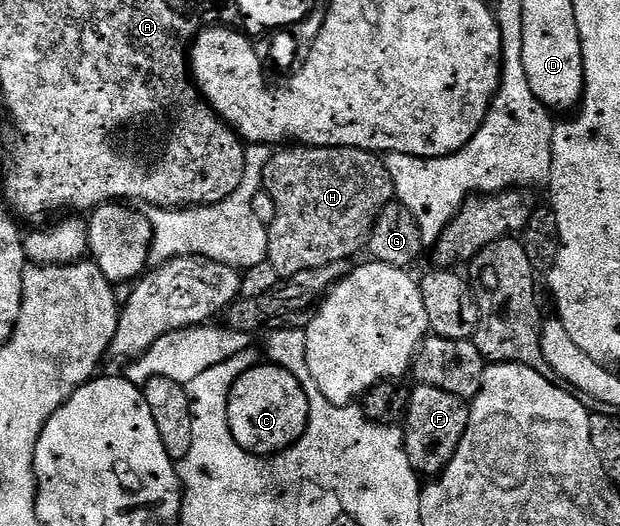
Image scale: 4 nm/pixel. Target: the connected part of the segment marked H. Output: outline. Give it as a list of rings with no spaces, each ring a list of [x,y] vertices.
[[[291,144],[286,148],[279,148],[272,153],[269,164],[263,173],[262,189],[266,190],[276,204],[276,216],[271,225],[267,226],[267,261],[273,268],[277,268],[280,279],[293,276],[297,272],[305,272],[309,268],[321,268],[325,264],[334,262],[344,262],[354,259],[354,254],[358,250],[362,251],[366,247],[369,236],[373,232],[373,224],[377,216],[395,198],[395,185],[387,171],[387,163],[378,153],[362,150],[361,148],[349,148],[348,146],[304,146],[302,144]]]

